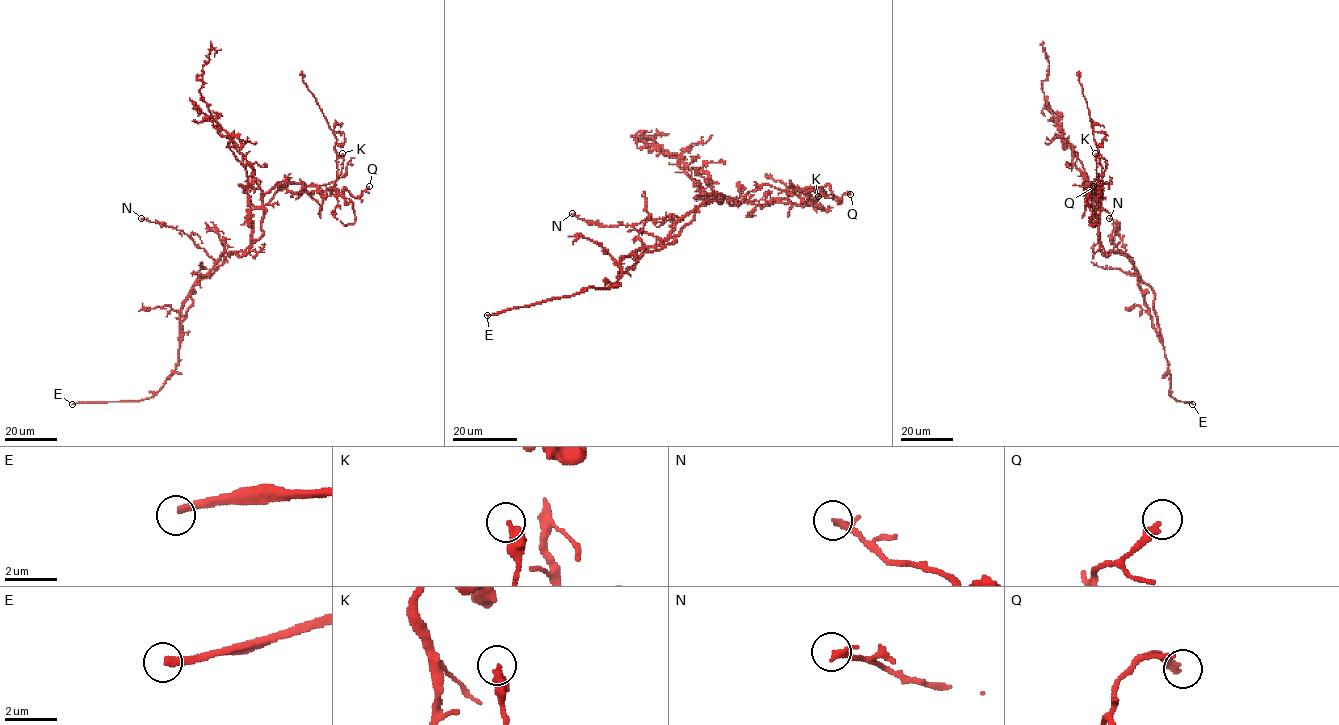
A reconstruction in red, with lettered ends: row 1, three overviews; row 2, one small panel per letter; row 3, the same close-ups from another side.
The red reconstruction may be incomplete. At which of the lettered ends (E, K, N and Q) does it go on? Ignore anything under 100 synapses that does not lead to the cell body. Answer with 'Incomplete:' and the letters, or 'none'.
Incomplete: E

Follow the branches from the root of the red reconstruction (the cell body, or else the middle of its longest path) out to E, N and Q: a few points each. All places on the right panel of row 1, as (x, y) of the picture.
E: (1115, 251), (1126, 255), (1136, 267), (1152, 325), (1167, 362), (1169, 393), (1176, 401), (1192, 404)
N: (1115, 251), (1129, 256), (1130, 260), (1117, 232), (1119, 226), (1109, 218)
Q: (1115, 251), (1107, 252), (1098, 240), (1098, 187), (1085, 193), (1099, 197), (1093, 186)

